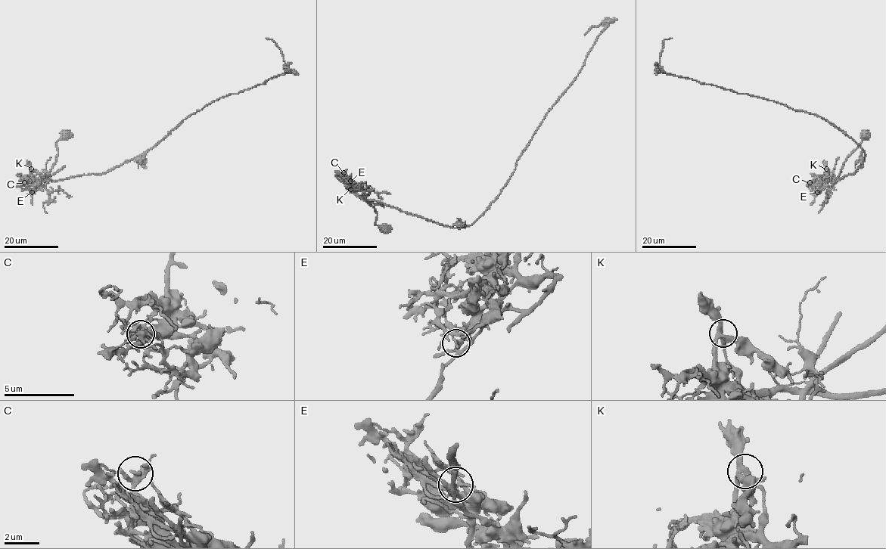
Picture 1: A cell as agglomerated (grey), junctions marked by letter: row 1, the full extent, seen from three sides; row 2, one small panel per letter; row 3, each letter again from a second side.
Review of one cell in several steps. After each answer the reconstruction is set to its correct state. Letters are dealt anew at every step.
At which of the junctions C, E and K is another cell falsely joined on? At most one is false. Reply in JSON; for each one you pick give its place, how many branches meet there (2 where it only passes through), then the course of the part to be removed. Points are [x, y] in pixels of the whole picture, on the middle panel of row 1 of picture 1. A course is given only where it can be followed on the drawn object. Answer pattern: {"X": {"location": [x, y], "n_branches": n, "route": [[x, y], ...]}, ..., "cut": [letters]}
{"E": {"location": [350, 181], "n_branches": 6, "route": [[351, 181], [365, 197], [368, 193], [365, 196], [370, 202]]}, "cut": ["E"]}

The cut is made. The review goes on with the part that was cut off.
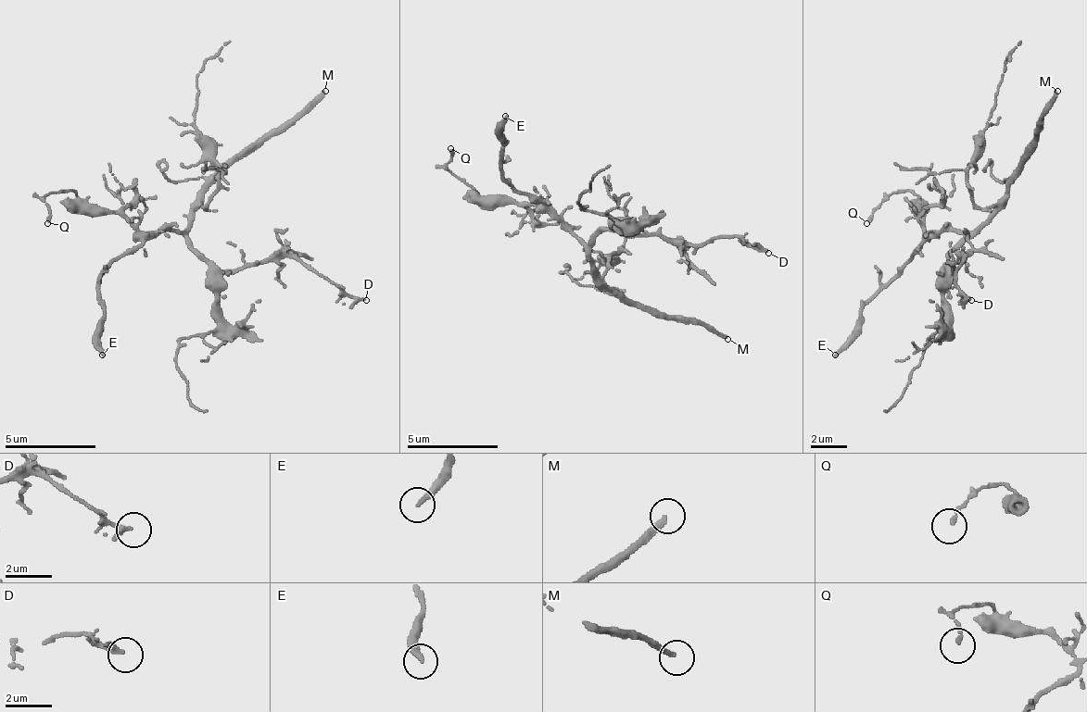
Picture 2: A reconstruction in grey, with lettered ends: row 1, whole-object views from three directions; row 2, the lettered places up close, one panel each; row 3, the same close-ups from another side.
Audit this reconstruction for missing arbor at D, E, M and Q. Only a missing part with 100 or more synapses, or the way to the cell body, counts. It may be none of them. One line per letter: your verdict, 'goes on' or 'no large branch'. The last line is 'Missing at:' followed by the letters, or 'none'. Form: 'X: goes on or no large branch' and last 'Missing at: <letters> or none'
D: no large branch
E: no large branch
M: goes on
Q: no large branch
Missing at: M

